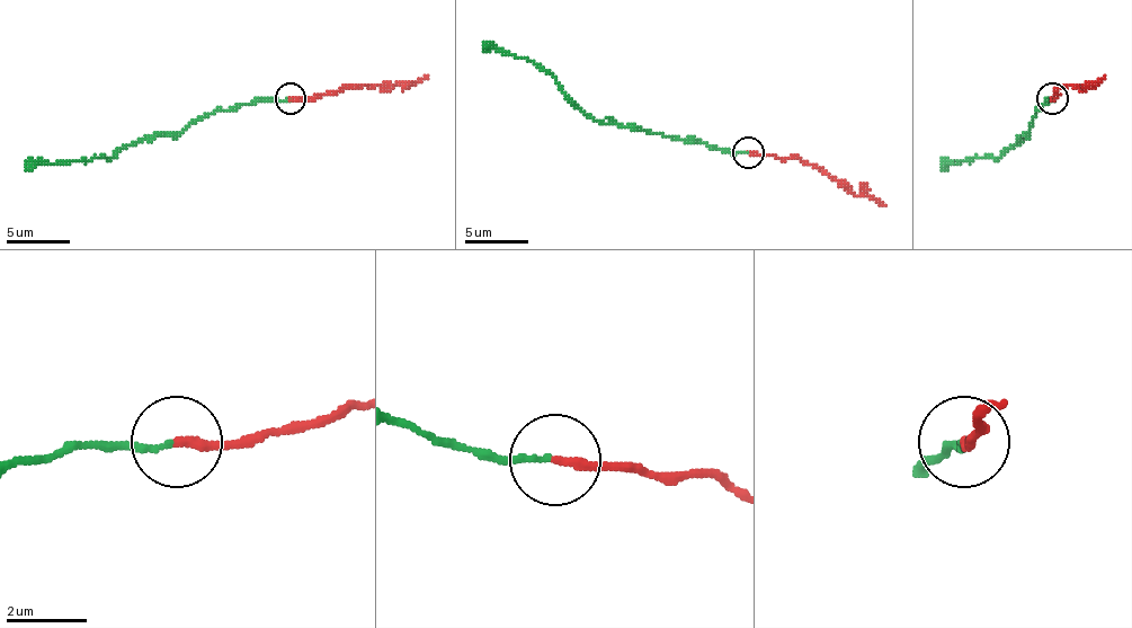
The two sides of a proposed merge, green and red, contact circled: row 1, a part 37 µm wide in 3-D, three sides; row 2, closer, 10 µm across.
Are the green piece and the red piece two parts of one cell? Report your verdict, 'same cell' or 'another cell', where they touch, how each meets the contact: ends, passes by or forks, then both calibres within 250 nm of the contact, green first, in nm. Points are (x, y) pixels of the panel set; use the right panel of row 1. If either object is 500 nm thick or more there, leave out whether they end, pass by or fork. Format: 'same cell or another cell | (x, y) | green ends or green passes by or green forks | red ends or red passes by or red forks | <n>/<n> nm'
another cell | (1052, 98) | green ends | red ends | 150/240 nm

